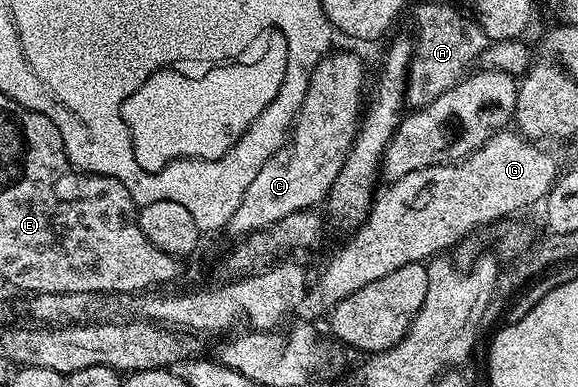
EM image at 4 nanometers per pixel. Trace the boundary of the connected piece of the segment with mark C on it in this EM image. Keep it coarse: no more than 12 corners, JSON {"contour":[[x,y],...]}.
{"contour":[[362,61],[316,62],[291,159],[226,225],[246,237],[326,200],[358,131]]}

